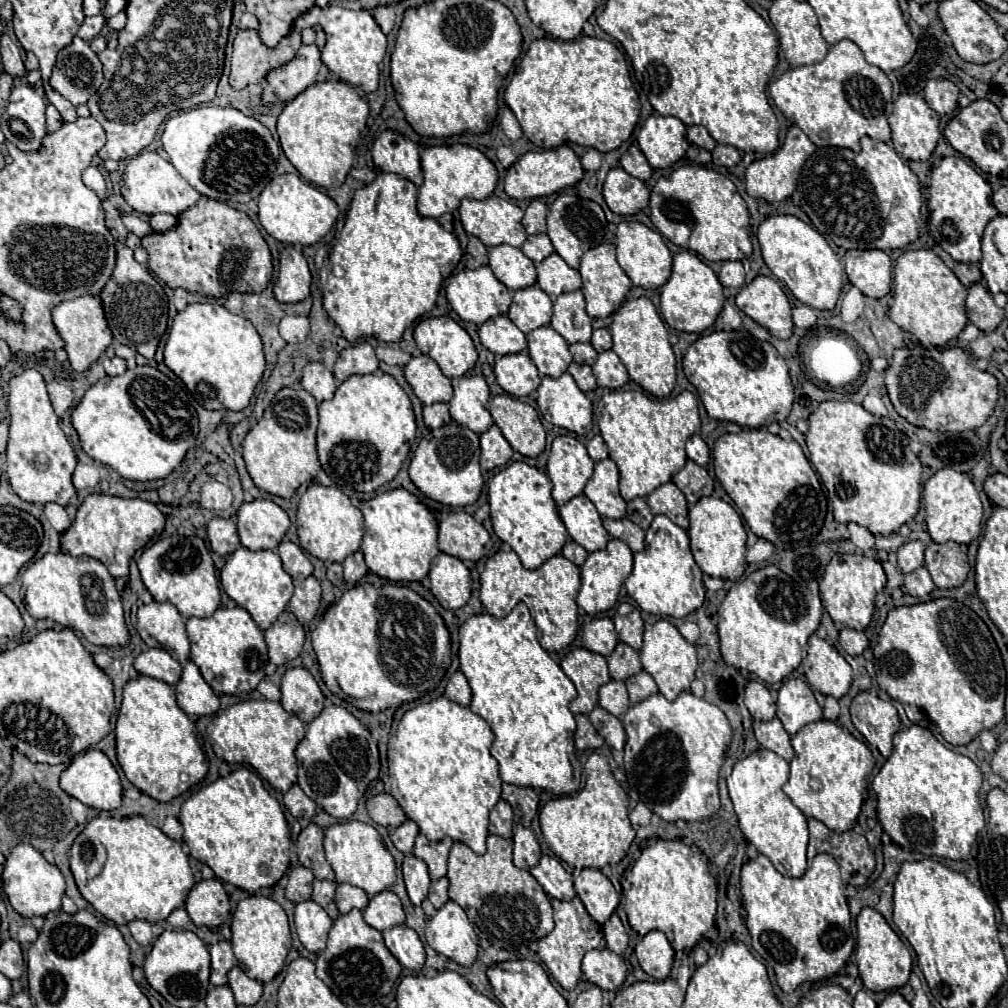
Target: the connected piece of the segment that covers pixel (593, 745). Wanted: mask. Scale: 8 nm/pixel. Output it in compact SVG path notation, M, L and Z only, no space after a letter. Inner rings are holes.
M575 715L577 731L575 731L575 747L577 749L597 749L605 745L605 739L595 731L587 715Z

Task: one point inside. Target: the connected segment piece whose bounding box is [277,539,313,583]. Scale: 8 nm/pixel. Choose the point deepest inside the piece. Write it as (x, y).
(295, 562)

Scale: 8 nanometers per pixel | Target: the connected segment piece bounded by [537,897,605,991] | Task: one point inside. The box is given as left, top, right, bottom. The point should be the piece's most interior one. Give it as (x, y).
(576, 932)

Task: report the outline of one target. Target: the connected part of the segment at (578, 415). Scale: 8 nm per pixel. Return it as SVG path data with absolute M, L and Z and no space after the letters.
M569 373L561 377L545 377L537 389L537 405L543 417L563 429L584 436L593 427L591 401L577 387Z

